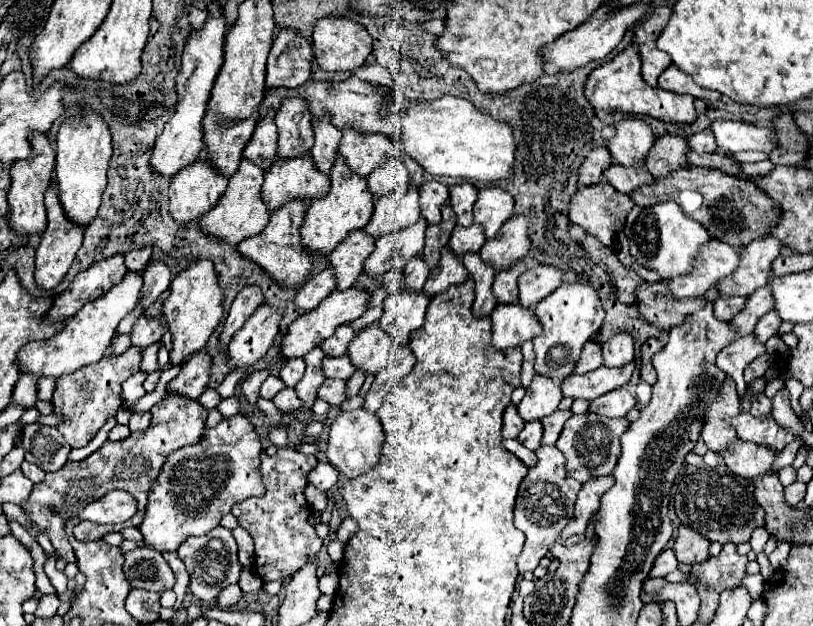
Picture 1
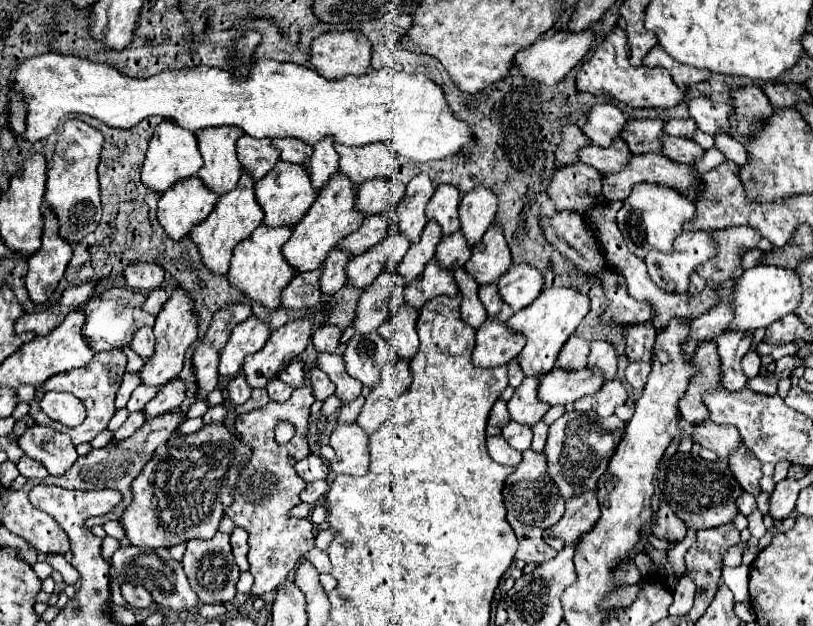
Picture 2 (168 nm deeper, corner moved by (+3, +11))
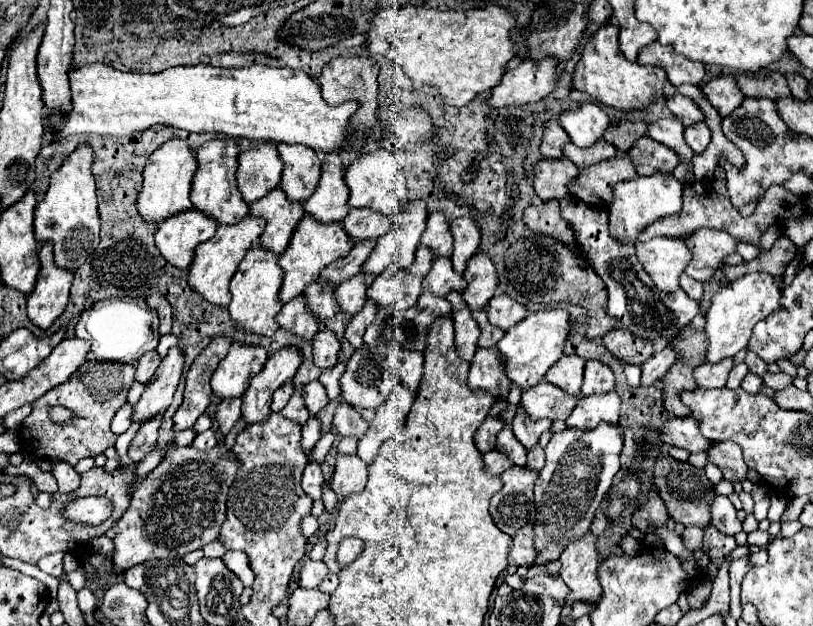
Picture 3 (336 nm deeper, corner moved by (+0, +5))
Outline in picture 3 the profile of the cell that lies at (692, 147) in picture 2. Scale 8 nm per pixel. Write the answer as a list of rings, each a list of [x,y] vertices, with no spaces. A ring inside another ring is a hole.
[[[651,137],[637,139],[625,155],[631,159],[639,175],[653,175],[657,169],[671,173],[677,167],[677,155]]]

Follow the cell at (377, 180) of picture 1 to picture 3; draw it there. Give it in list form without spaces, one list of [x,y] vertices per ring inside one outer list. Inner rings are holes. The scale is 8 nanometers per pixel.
[[[351,209],[349,215],[343,221],[343,229],[349,235],[353,243],[365,241],[365,239],[379,239],[389,231],[387,217],[379,215],[377,211],[369,209]]]

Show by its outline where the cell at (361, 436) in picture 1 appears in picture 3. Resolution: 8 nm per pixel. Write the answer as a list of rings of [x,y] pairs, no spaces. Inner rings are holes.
[[[337,455],[331,489],[339,497],[347,497],[347,495],[363,491],[365,483],[367,483],[367,463],[363,463],[357,455],[353,457]]]

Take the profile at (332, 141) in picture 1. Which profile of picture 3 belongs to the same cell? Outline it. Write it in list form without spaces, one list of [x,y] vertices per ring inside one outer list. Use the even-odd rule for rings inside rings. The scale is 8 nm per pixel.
[[[335,151],[327,153],[317,191],[303,203],[303,209],[319,223],[335,223],[345,219],[349,211],[349,207],[345,207],[347,199],[349,189],[341,175],[341,159]]]

